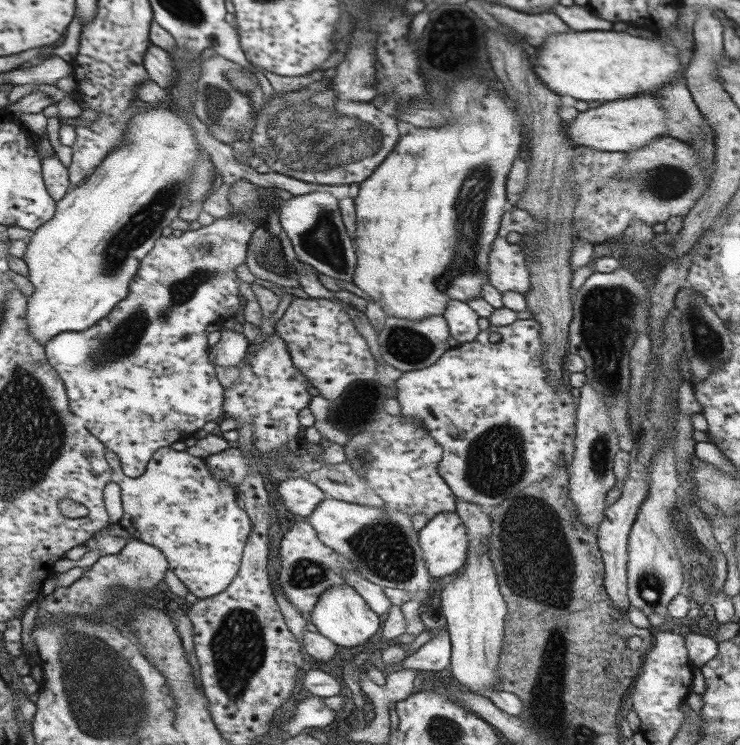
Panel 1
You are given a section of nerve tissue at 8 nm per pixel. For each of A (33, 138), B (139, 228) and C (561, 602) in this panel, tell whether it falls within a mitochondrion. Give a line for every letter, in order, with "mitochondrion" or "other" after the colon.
A: other
B: mitochondrion
C: other

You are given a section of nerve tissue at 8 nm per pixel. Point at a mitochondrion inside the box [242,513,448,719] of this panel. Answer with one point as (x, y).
(383, 546)

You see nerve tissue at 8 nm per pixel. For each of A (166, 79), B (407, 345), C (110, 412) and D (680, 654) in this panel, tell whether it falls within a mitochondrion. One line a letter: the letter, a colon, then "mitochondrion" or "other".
A: other
B: mitochondrion
C: other
D: other

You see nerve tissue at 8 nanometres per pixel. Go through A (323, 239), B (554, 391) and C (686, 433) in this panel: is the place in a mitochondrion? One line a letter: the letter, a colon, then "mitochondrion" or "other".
A: mitochondrion
B: other
C: other

